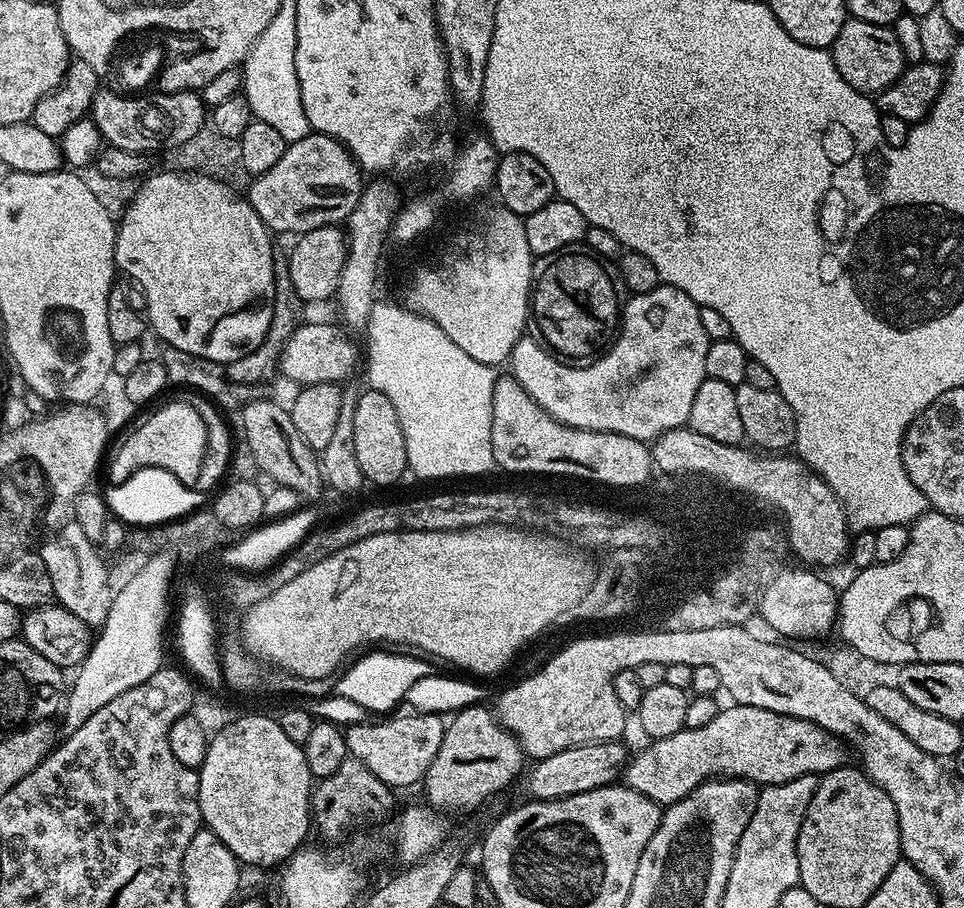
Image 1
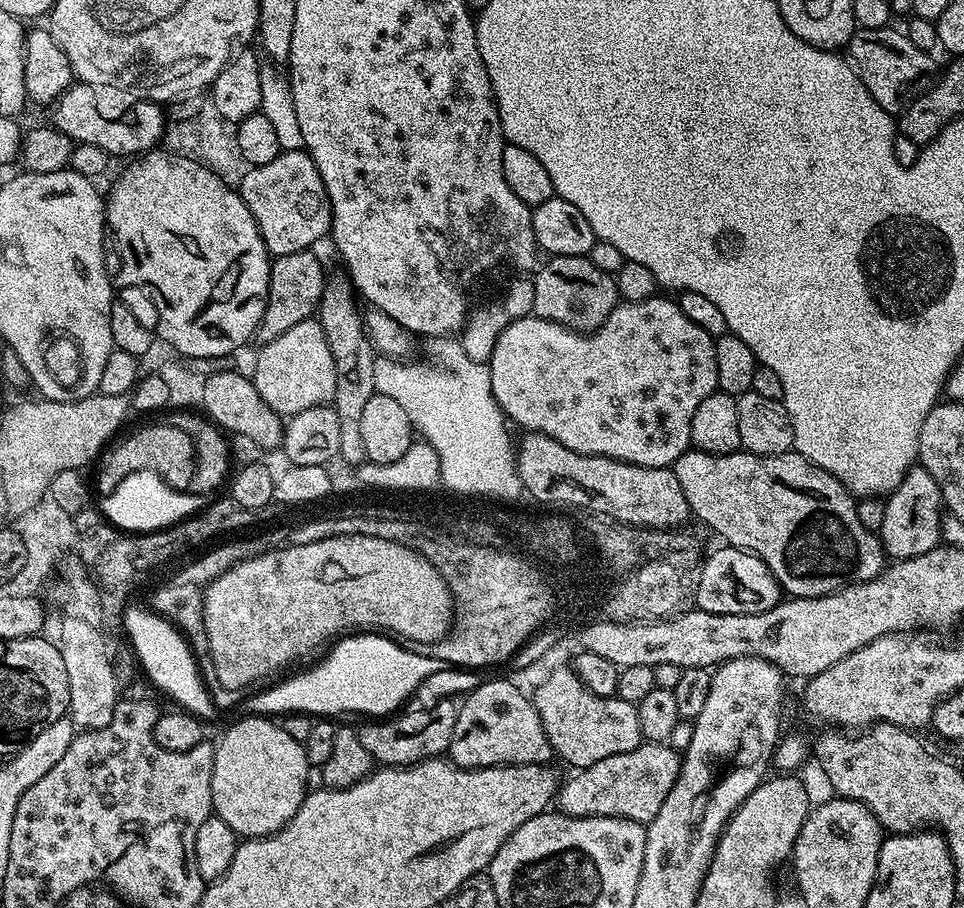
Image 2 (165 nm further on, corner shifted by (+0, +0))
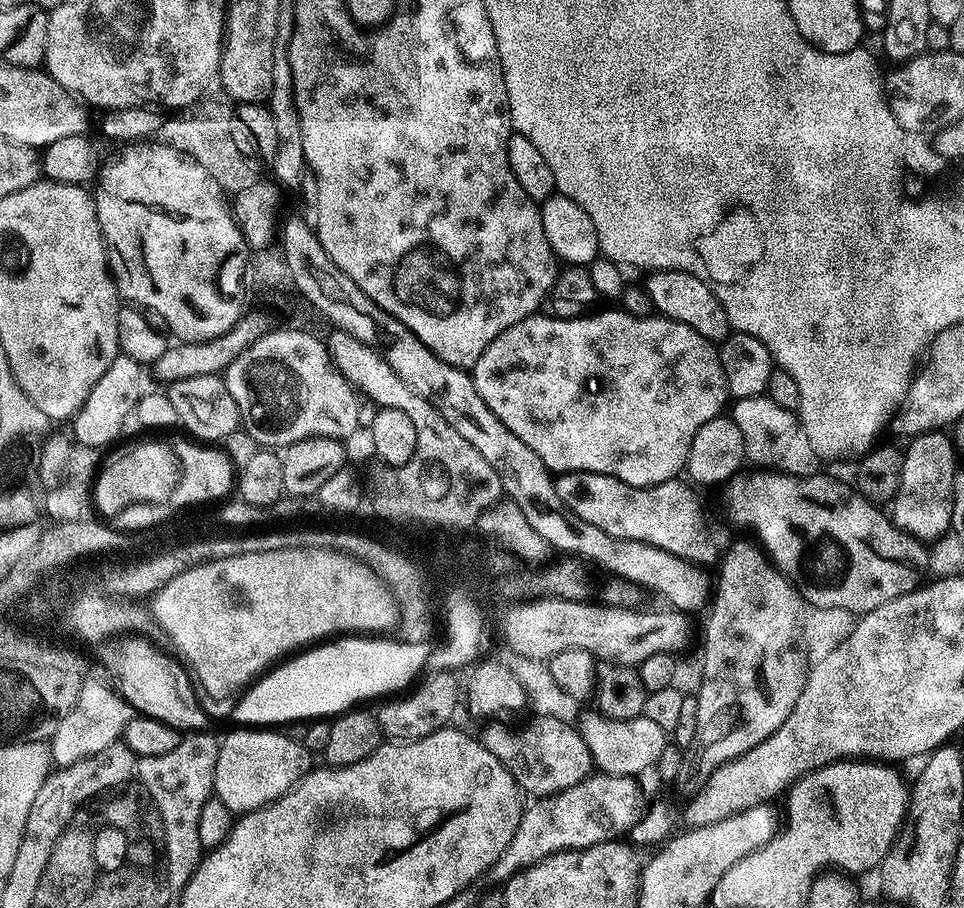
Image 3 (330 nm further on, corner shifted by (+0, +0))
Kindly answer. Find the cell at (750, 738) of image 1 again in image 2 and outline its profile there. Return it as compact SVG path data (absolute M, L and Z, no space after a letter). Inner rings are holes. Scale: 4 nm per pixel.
M641 742L637 748L626 754L610 754L610 758L602 758L602 762L594 762L594 766L579 769L569 780L561 783L555 798L559 811L566 816L621 816L627 820L637 820L647 825L662 810L662 802L666 802L666 794L674 786L680 773L681 753L667 743L653 744Z

